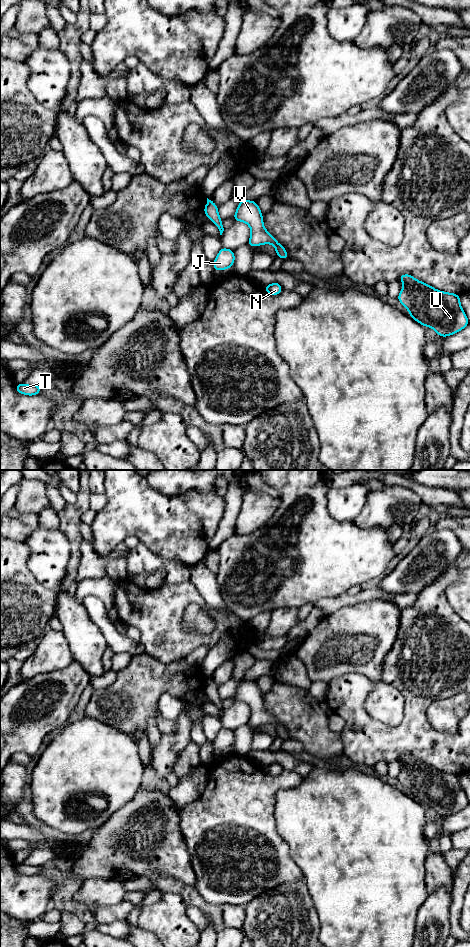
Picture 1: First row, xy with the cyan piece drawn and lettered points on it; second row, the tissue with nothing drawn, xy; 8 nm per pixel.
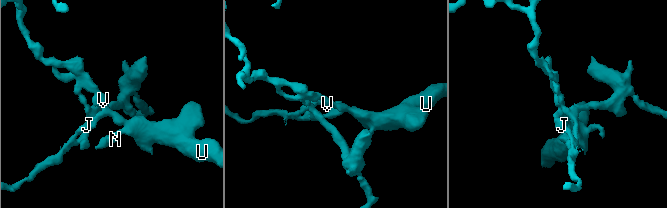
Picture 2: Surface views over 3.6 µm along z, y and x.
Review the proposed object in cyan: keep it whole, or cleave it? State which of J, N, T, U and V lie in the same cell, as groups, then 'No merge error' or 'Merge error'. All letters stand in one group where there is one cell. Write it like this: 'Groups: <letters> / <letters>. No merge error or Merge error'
Groups: J N T U V. No merge error

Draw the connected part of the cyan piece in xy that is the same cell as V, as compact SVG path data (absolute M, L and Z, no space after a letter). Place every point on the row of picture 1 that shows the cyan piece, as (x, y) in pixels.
M240 200L233 221L242 221L249 225L251 236L247 246L271 243L275 247L276 256L283 260L289 259L286 249L264 228L263 215L256 201Z

